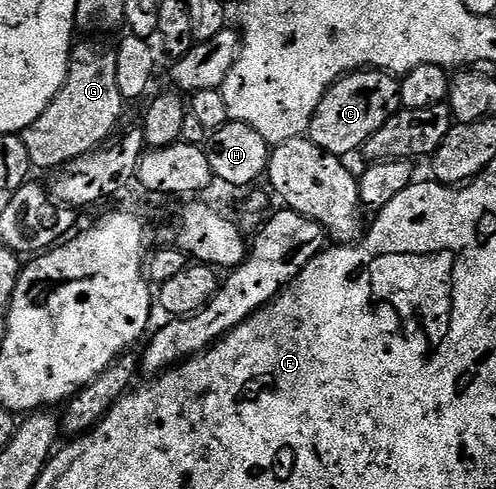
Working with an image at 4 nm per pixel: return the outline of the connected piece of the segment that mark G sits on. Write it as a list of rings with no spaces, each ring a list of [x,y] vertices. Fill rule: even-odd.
[[[97,39],[75,43],[70,49],[70,73],[62,83],[62,89],[52,102],[21,133],[28,146],[28,158],[35,169],[61,169],[76,158],[88,155],[111,139],[110,131],[118,124],[124,101],[120,86],[116,86],[116,51],[106,44],[97,44]]]

